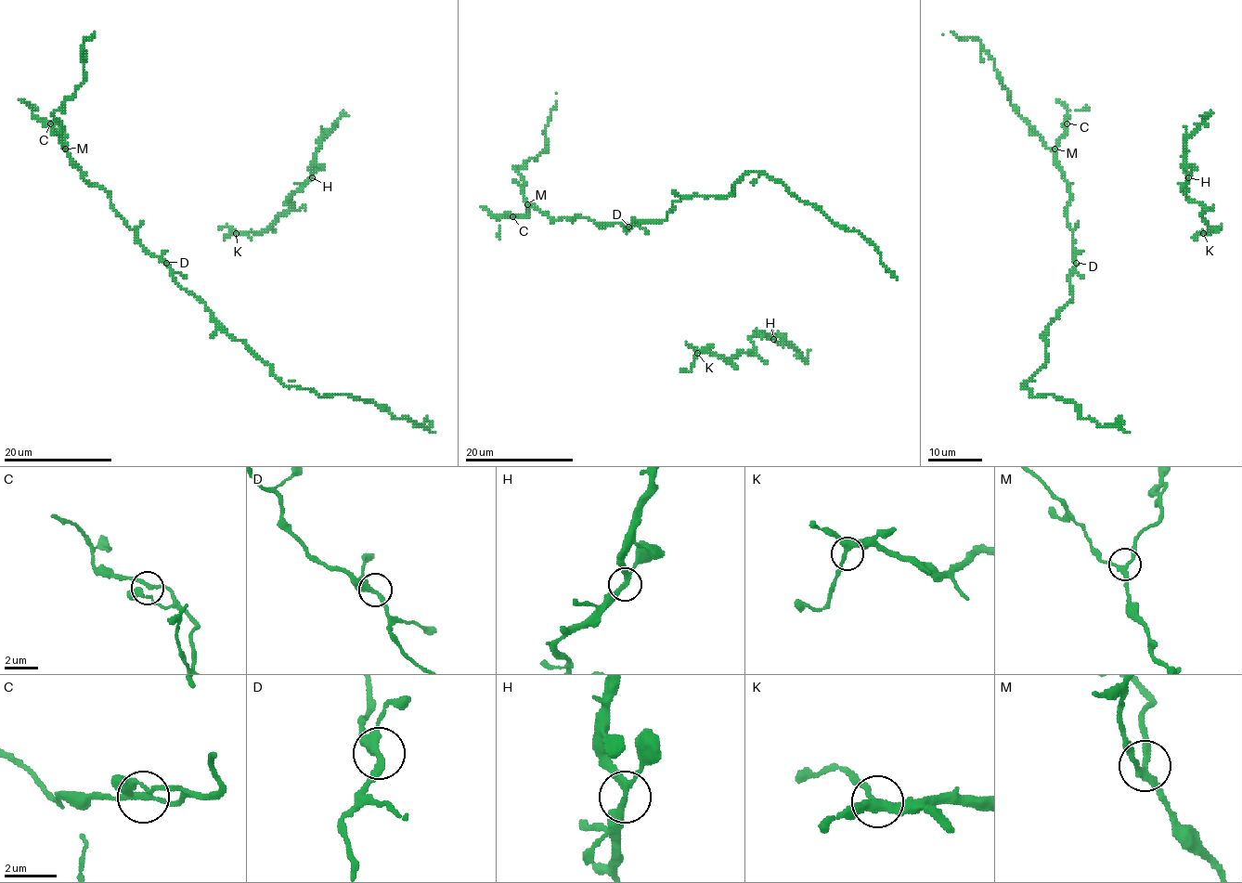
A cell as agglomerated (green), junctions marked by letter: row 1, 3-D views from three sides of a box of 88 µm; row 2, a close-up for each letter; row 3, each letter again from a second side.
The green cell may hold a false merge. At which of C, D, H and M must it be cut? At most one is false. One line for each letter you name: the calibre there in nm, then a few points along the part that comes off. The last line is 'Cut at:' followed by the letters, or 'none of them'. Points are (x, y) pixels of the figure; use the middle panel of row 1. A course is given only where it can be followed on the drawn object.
Cut at: none of them

